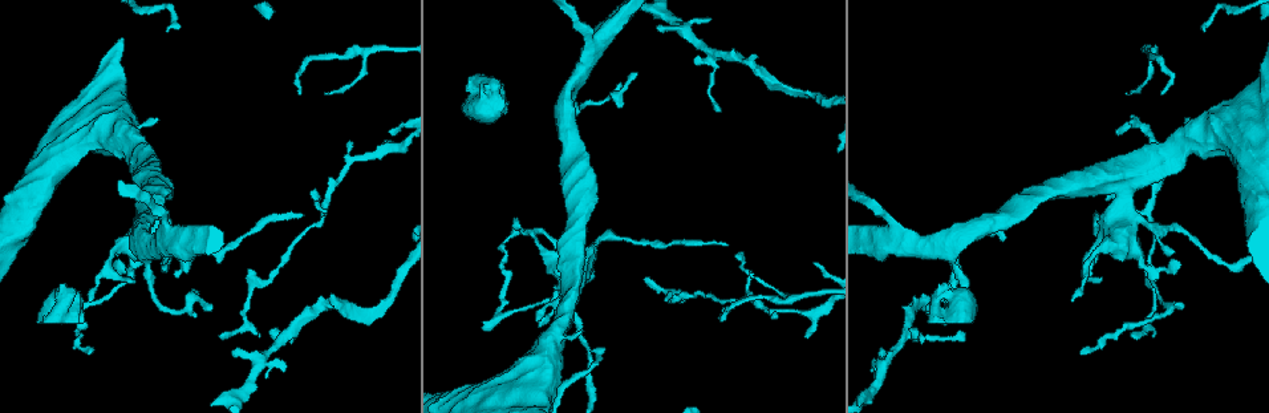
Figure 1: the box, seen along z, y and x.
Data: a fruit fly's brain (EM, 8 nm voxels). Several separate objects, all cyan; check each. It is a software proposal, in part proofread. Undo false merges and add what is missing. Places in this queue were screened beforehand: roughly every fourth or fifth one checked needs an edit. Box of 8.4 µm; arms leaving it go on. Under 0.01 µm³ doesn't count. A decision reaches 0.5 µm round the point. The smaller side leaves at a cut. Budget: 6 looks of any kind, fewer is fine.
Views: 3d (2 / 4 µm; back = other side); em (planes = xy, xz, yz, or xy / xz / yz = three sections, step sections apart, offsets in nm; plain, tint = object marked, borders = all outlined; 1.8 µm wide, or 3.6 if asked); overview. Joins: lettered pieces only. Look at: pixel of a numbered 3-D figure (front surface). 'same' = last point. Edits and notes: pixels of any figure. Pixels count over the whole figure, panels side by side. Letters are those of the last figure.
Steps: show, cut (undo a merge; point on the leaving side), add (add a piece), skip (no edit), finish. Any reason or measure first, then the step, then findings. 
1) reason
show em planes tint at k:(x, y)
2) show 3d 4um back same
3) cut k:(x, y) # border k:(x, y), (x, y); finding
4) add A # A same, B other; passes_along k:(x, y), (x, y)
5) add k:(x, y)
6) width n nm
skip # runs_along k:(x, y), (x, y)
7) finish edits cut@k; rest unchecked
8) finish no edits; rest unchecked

show 3d 2um at 1:(1151, 274)

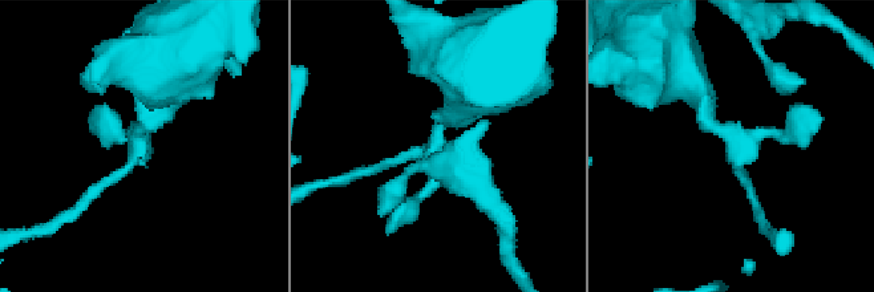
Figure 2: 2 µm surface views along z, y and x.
need the tissue
show em yz step 4 tint at 2:(145, 136)

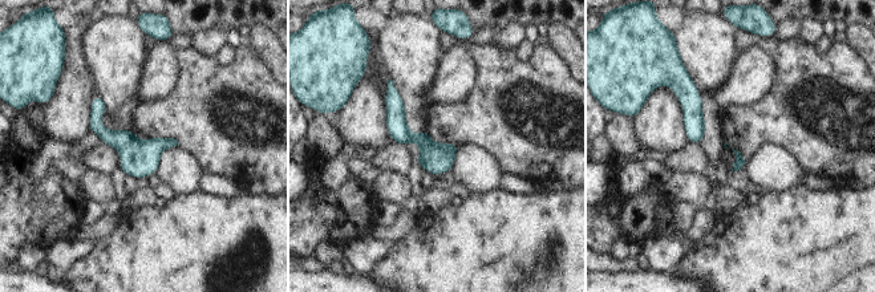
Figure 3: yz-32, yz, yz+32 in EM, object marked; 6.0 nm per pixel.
show em planes borders same

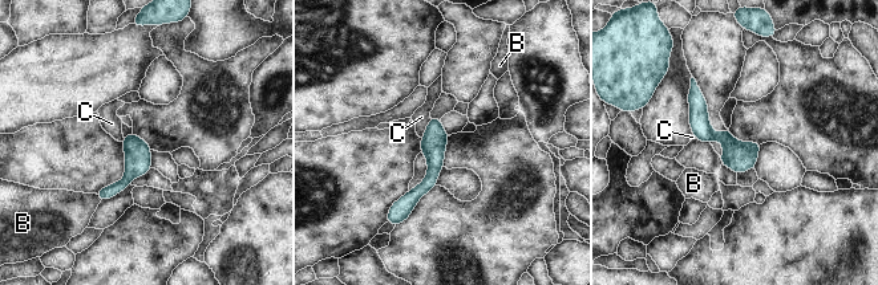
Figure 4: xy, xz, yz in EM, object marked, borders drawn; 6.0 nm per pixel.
skip # B other, C other; border 4:(431, 118), (421, 137); one cell here

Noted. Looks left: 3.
free end
show 3d 2um at 1:(314, 201)

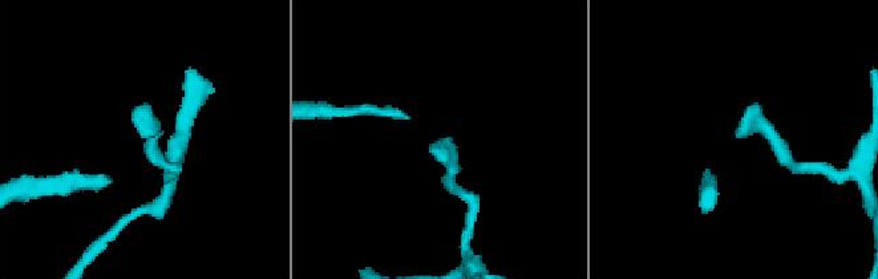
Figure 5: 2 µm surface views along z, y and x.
shape alone is not enough
show em 3.6um xy step 8 tint at 5:(742, 136)

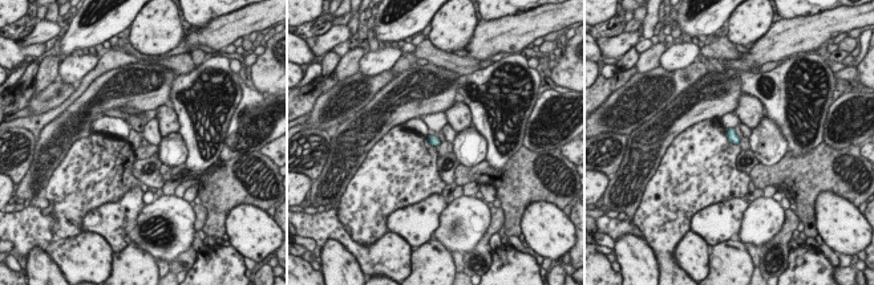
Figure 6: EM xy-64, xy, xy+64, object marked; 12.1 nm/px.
cut it another way
show em 3.6um planes borders same

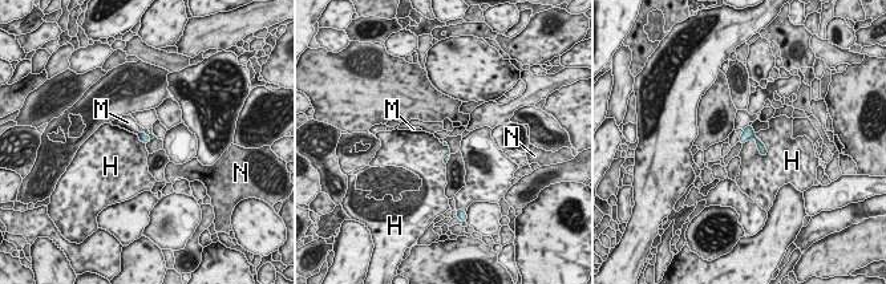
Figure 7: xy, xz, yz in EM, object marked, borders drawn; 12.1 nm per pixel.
skip # H other, M other, N other; no lettered piece goes on from it

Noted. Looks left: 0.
finish no edits; rest unchecked

